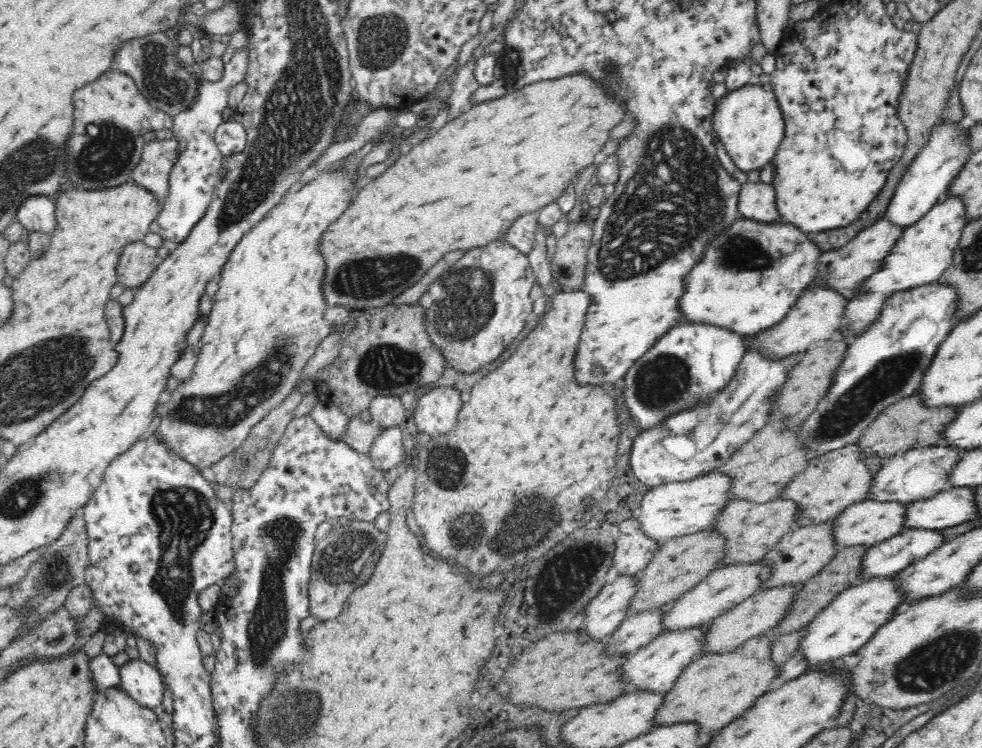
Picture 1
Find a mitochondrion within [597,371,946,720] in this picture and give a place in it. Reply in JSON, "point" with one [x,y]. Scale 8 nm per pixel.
{"point":[728,412]}

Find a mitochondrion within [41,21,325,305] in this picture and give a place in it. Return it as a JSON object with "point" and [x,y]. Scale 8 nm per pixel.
{"point":[102,160]}

